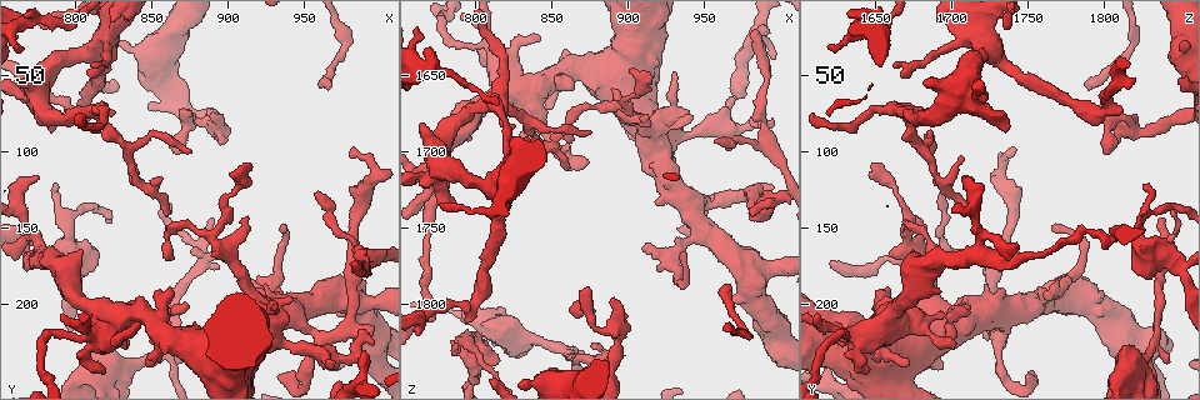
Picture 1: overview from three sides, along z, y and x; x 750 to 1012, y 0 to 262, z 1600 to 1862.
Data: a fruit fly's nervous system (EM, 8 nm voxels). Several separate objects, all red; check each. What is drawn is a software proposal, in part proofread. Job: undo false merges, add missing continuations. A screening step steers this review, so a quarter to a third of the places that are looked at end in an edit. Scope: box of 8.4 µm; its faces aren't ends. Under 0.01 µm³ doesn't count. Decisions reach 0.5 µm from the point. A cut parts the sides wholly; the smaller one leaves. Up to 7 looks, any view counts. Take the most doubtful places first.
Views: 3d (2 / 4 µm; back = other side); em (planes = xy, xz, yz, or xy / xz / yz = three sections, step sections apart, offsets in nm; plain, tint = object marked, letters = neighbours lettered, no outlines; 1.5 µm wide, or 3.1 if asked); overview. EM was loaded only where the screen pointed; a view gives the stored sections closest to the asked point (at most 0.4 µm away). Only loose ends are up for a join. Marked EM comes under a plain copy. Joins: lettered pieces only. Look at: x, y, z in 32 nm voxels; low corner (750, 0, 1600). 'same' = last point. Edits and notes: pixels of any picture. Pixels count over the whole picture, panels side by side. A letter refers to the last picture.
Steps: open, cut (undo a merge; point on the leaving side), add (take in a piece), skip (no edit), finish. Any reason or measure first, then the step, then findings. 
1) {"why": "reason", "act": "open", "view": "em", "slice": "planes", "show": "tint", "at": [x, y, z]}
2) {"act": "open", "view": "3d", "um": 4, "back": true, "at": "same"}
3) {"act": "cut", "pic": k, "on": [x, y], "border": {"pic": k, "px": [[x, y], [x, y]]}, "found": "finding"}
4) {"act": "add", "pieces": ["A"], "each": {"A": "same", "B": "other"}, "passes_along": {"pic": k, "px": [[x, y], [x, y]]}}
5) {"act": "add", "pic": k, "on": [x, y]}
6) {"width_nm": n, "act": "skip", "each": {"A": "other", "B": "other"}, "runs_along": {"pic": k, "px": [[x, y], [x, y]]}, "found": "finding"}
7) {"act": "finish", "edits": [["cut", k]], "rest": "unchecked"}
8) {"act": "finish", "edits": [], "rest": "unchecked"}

{"why": "calibre changes", "act": "open", "view": "em", "slice": "xz", "step": 8, "show": "tint", "at": [856, 234, 1830]}

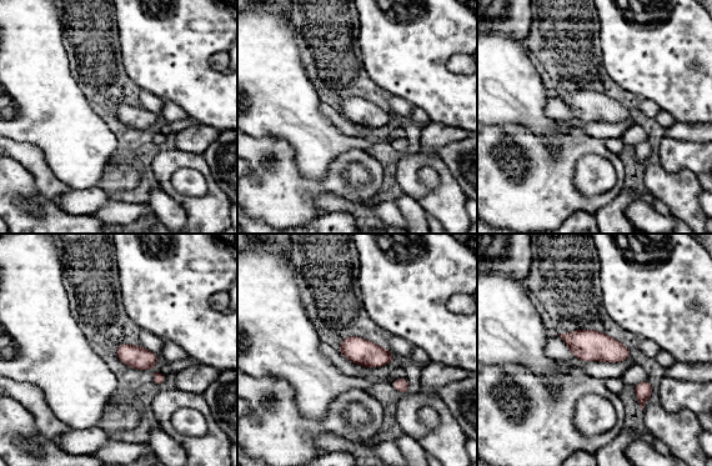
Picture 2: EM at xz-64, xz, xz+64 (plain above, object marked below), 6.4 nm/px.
{"act": "open", "view": "em", "slice": "planes", "show": "tint", "at": "same"}

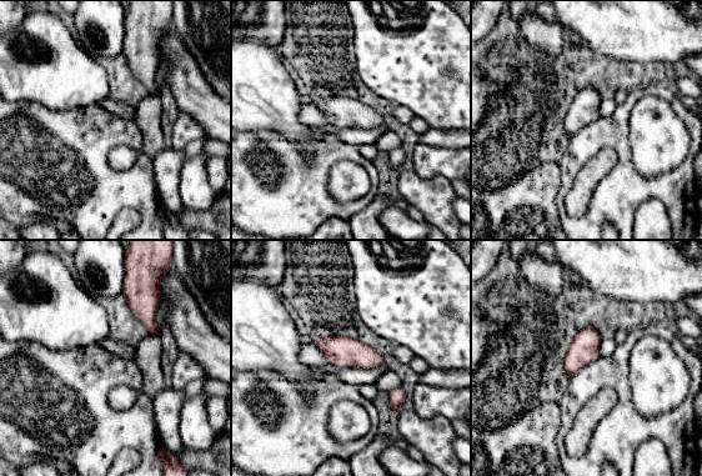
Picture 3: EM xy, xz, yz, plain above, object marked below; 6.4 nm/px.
{"act": "open", "view": "em", "slice": "planes", "show": "letters", "at": "same"}

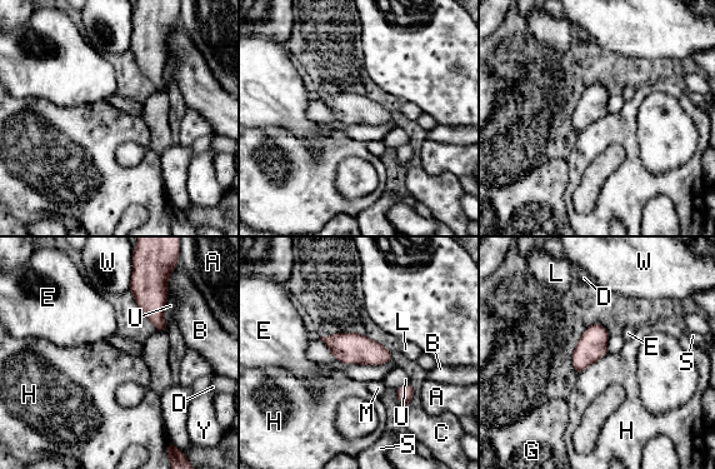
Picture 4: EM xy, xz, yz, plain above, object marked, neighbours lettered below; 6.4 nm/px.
{"longest_contact_nm": ["H", 240], "act": "skip", "each": {"A": "other", "B": "other", "C": "other", "D": "other", "E": "other", "G": "other", "H": "other", "L": "other", "M": "other", "S": "other", "U": "other", "W": "other", "Y": "other"}, "found": "continuous, no second cell"}

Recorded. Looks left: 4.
{"why": "an open end", "act": "open", "view": "em", "slice": "planes", "show": "letters", "at": [954, 128, 1692]}

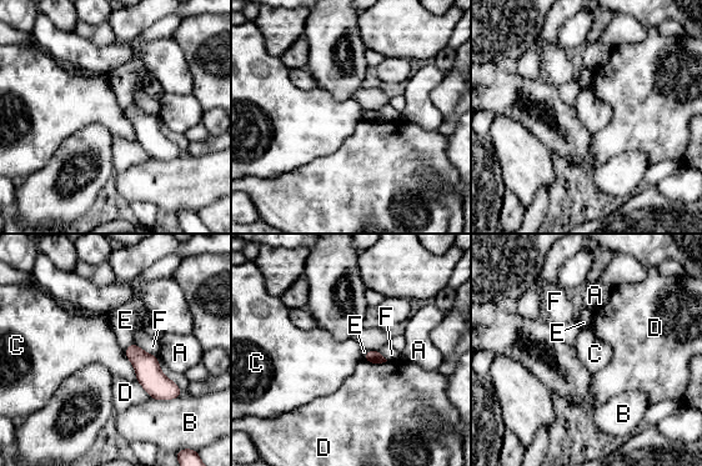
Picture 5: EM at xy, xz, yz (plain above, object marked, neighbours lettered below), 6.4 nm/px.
{"longest_contact_nm": ["C", 220], "act": "skip", "each": {"A": "other", "B": "other", "C": "other", "D": "other", "E": "other", "F": "other"}, "border": {"pic": 5, "px": [[123, 350], [133, 365], [138, 380]]}, "found": "no lettered piece goes on from it"}

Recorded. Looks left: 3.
{"why": "branch stops here", "act": "open", "view": "3d", "um": 2, "at": [922, 186, 1722]}

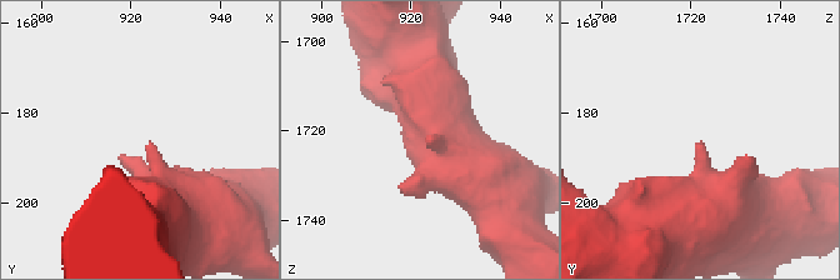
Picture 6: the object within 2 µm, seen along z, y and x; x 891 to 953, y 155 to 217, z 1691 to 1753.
{"act": "open", "view": "em", "slice": "planes", "show": "tint", "at": [923, 187, 1722]}

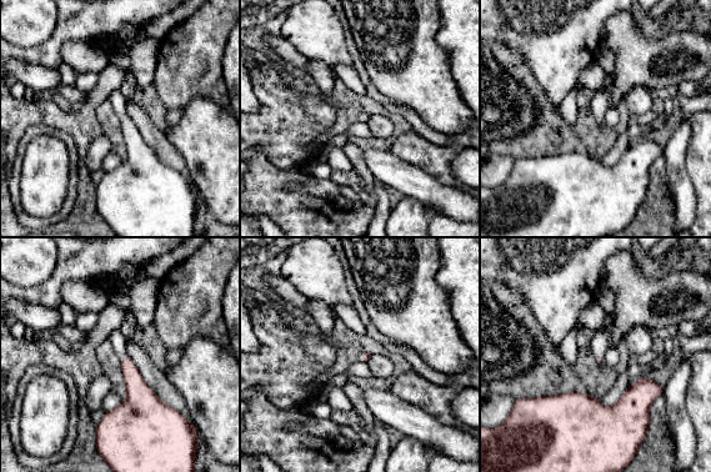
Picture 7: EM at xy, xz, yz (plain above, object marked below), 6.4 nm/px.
{"why": "see the neighbours", "act": "open", "view": "em", "slice": "planes", "show": "letters", "at": "same"}

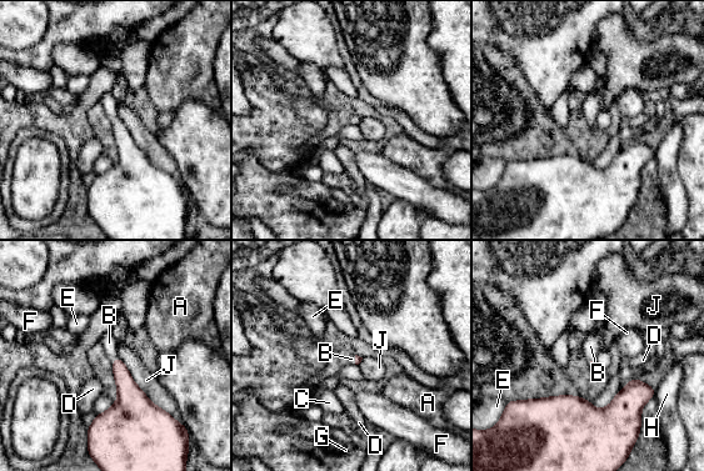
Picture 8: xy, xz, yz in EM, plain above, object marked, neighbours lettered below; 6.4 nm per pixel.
{"act": "add", "pieces": ["B"], "each": {"A": "other", "B": "same", "C": "other", "D": "other", "E": "other", "F": "other", "G": "other", "H": "other", "J": "other"}, "passes_along": {"pic": 8, "px": [[129, 395], [115, 359], [109, 342]]}, "found": "the cell continues"}

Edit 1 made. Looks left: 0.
{"act": "finish", "edits": [["add", 8]], "rest": "unchecked"}

